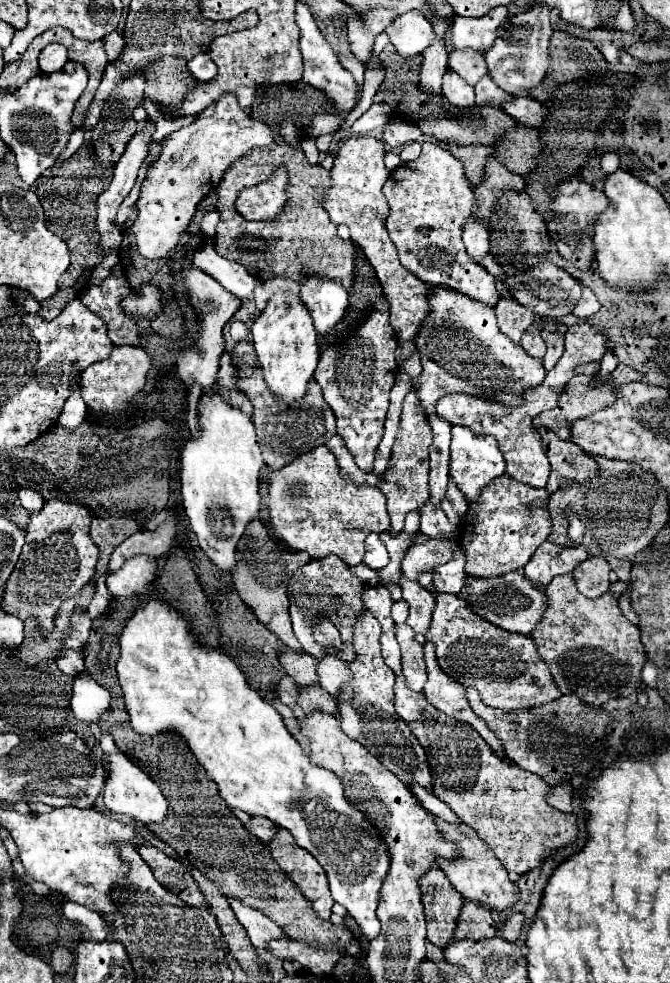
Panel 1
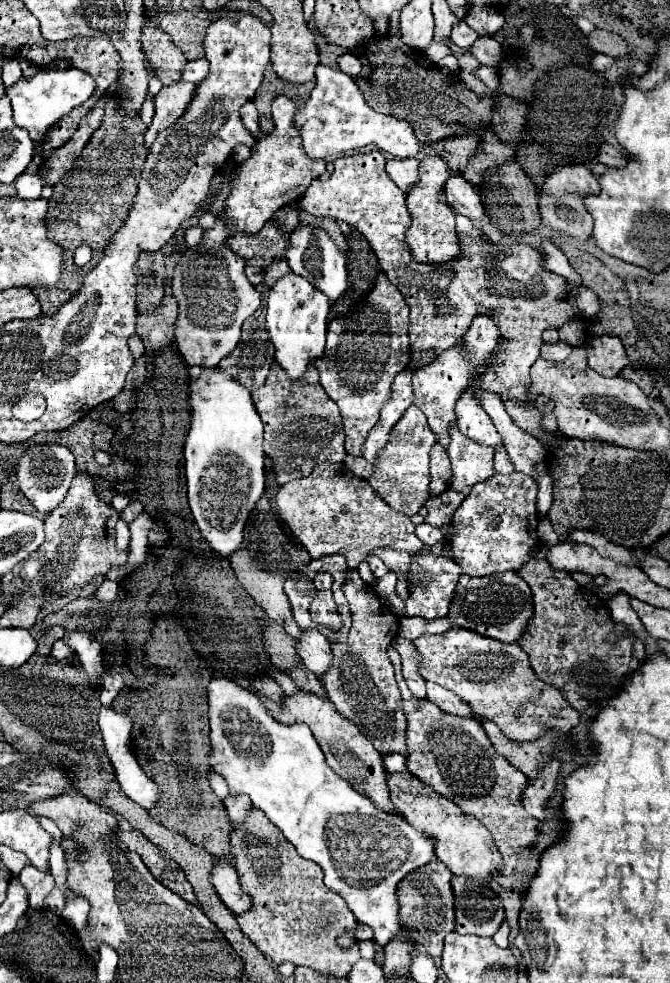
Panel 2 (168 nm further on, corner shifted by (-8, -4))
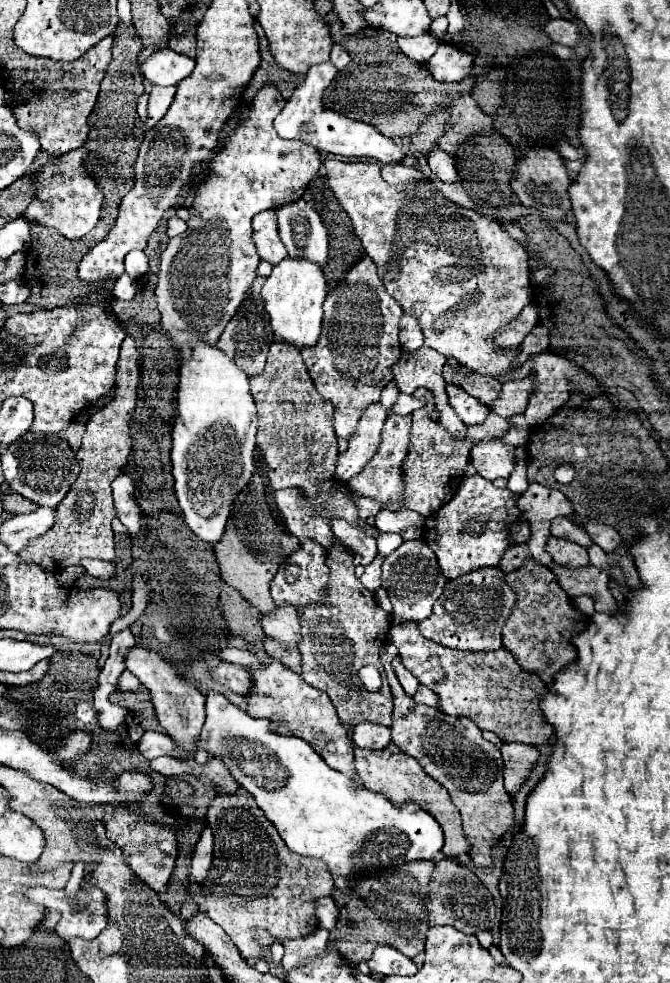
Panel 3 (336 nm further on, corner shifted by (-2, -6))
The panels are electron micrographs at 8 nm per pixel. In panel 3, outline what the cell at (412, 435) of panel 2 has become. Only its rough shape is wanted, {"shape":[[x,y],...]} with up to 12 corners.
{"shape":[[391,414],[371,462],[349,488],[403,508],[411,416]]}

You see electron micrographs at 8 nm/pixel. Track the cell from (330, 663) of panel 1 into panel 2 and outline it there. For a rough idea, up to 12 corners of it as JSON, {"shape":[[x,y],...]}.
{"shape":[[319,630],[295,640],[301,662],[317,676],[331,666],[329,640]]}

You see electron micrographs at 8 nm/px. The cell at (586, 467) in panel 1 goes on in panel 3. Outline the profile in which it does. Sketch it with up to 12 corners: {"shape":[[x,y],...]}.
{"shape":[[443,370],[445,382],[461,384],[471,396],[491,406],[501,392],[493,378],[463,378]]}

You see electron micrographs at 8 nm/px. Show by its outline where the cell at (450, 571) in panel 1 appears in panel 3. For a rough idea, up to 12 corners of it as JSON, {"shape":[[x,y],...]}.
{"shape":[[421,540],[383,562],[395,622],[431,616],[447,578]]}

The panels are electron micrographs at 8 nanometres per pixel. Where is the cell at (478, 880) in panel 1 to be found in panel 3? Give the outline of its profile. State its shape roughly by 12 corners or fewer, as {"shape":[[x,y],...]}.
{"shape":[[393,742],[379,752],[355,746],[355,770],[395,806],[413,802],[445,832],[451,850],[471,854],[461,814]]}

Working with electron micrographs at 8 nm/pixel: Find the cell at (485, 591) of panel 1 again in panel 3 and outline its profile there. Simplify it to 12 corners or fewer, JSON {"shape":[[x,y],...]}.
{"shape":[[499,568],[449,580],[419,622],[459,650],[499,650],[515,592]]}

